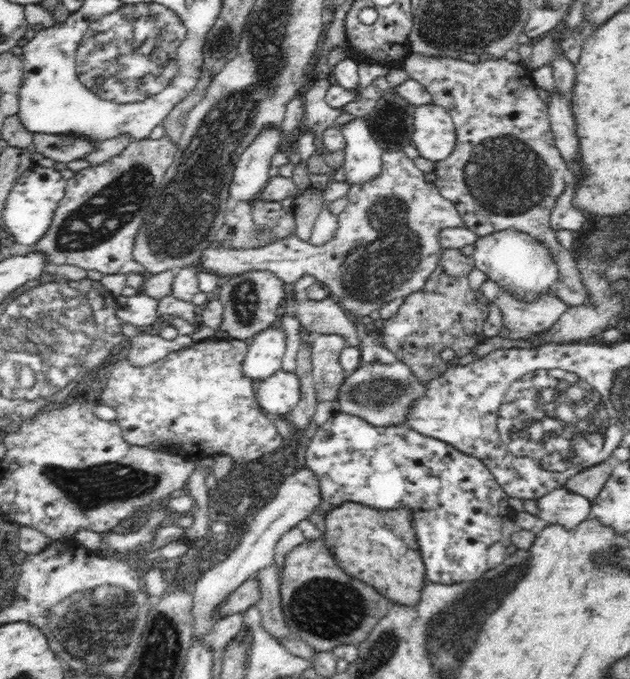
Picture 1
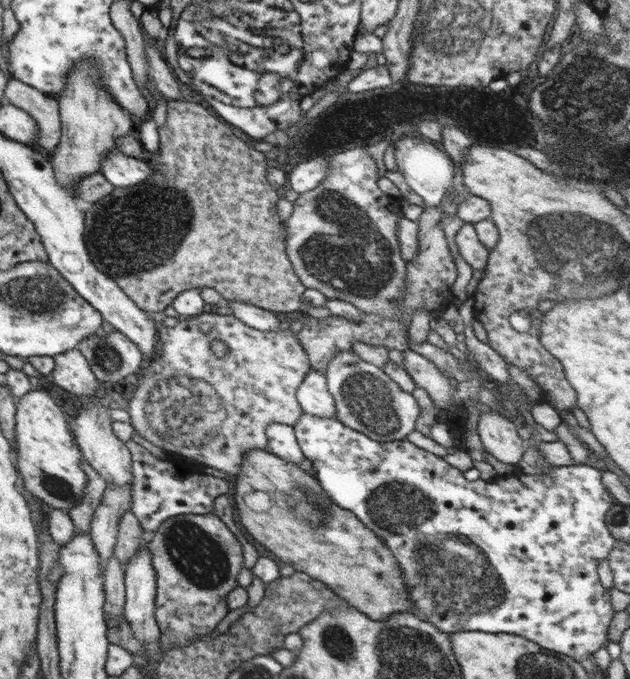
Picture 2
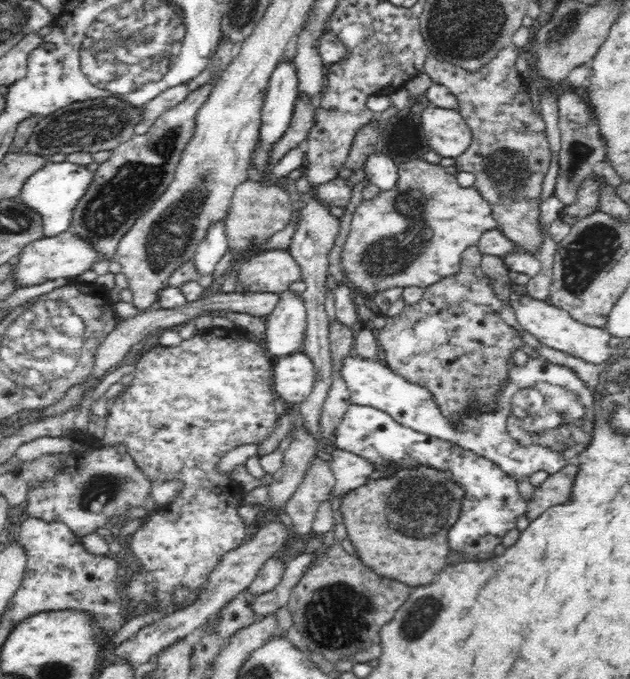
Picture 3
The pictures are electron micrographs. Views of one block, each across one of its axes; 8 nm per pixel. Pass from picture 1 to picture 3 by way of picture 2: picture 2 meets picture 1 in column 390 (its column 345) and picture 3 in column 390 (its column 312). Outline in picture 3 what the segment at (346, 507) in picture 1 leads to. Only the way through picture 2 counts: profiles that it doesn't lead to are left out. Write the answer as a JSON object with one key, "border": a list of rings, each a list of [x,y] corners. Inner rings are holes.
{"border":[[[414,466],[396,470],[390,477],[373,480],[346,492],[339,510],[346,532],[356,550],[357,557],[380,576],[388,576],[411,587],[430,584],[435,580],[450,555],[447,539],[449,528],[456,524],[461,511],[464,489],[453,482],[449,470],[435,470],[429,466]]]}

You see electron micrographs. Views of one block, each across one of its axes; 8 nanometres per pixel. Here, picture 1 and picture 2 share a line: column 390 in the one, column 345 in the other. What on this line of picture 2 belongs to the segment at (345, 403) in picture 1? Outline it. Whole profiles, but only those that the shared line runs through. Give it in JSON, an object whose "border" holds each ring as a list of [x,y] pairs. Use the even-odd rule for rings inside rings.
{"border":[[[339,352],[328,363],[324,376],[327,389],[335,400],[336,418],[342,424],[380,442],[404,440],[414,432],[421,413],[416,397],[400,389],[376,365],[360,359],[354,352]]]}

